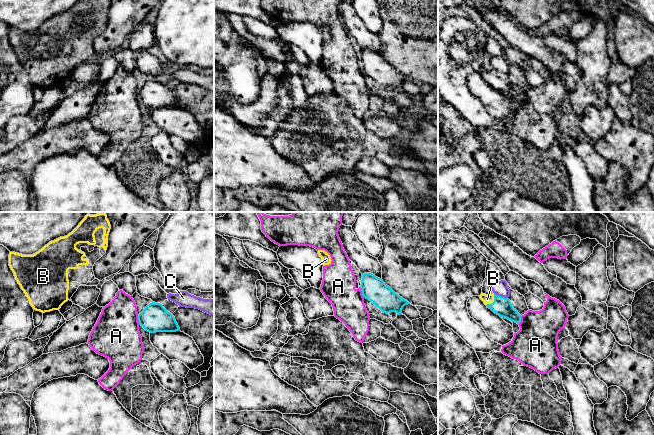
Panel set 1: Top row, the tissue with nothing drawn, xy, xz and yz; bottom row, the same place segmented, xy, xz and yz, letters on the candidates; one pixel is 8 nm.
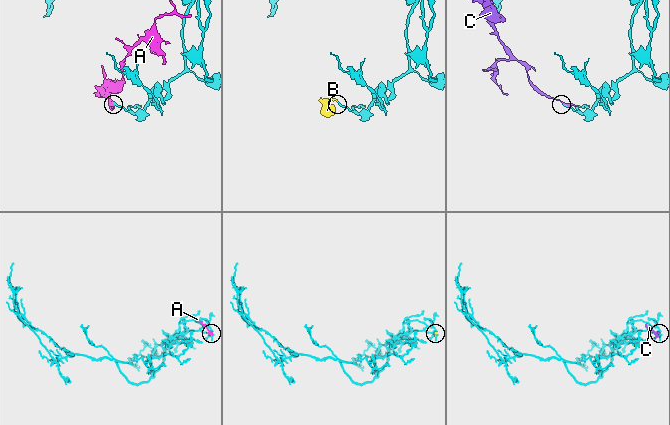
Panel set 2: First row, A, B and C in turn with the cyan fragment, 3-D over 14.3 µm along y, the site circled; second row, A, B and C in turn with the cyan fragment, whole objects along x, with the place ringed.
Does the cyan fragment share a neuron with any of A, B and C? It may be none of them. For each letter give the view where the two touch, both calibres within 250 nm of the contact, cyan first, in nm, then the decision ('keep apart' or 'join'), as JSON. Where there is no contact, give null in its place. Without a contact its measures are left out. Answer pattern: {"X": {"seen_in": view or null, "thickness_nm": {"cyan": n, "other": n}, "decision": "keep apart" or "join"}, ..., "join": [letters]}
{"A": {"seen_in": "xz", "thickness_nm": {"cyan": 190, "other": 280}, "decision": "keep apart"}, "B": {"seen_in": "yz", "thickness_nm": {"cyan": 150, "other": 80}, "decision": "join"}, "C": {"seen_in": "yz", "thickness_nm": {"cyan": 150, "other": 120}, "decision": "keep apart"}, "join": ["B"]}

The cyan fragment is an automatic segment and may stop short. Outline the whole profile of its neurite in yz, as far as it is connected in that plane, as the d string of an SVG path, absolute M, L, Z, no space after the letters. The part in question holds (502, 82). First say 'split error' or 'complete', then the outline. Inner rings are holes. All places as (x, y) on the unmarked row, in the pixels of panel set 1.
split error | M481 70L480 75L484 80L491 85L495 90L519 100L521 91L513 84L511 77L508 74L498 72L496 70Z

